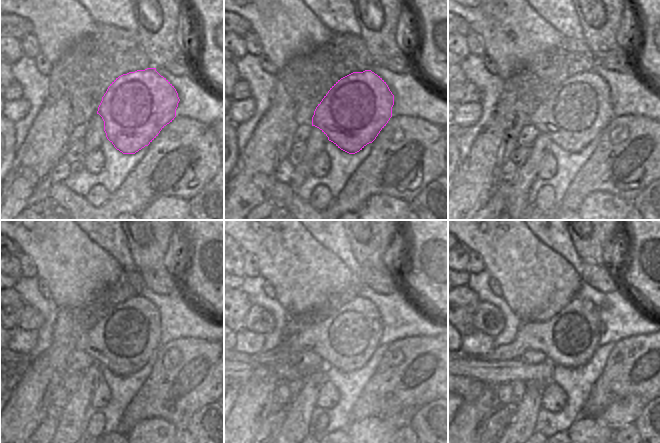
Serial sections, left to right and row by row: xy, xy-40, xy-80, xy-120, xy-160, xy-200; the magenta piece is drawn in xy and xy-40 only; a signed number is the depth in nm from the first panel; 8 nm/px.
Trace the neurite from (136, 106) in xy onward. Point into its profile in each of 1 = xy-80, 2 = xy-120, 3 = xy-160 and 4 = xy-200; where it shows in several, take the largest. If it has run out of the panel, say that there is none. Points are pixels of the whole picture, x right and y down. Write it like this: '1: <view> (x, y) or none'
1: xy-80 (578, 110)
2: xy-120 (123, 341)
3: xy-160 (346, 339)
4: xy-200 (570, 338)

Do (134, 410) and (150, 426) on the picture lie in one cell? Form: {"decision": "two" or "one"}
{"decision": "two"}

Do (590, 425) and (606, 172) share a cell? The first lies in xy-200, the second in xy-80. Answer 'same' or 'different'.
different

